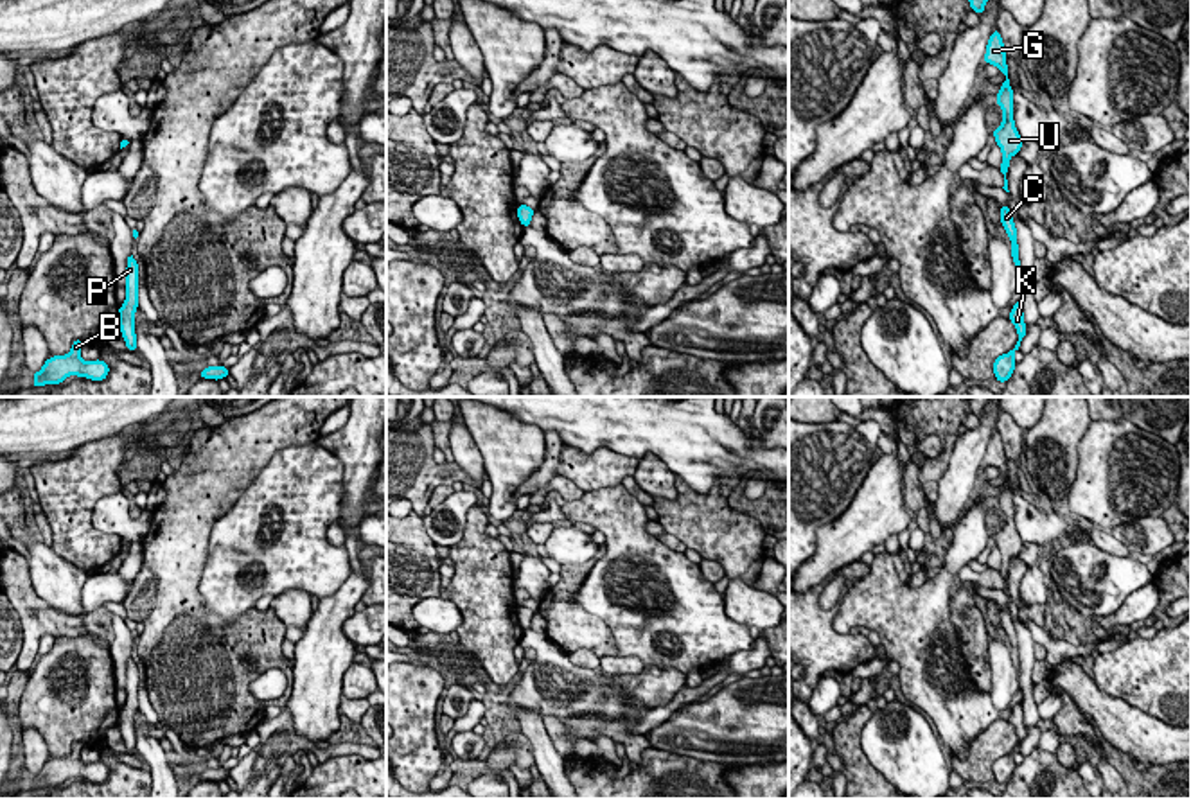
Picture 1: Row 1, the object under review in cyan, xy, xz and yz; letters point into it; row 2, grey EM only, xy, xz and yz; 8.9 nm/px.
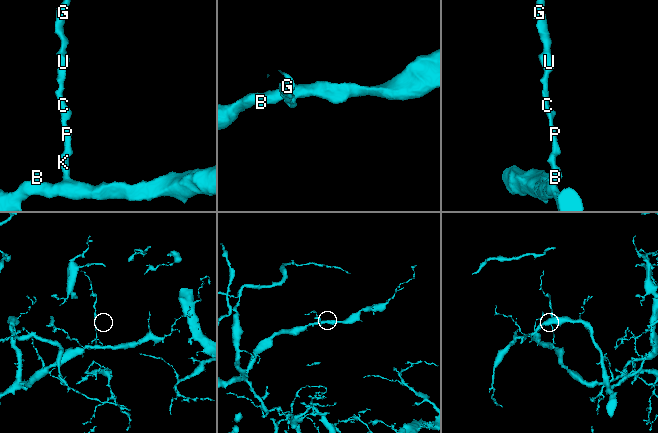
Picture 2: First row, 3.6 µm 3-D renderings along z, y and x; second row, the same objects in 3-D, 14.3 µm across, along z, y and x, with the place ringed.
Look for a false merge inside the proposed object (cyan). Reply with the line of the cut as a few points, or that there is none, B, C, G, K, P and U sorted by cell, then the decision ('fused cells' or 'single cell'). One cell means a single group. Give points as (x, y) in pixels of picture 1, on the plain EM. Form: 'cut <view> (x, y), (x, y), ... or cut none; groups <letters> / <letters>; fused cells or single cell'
cut none; groups B C G K P U; single cell

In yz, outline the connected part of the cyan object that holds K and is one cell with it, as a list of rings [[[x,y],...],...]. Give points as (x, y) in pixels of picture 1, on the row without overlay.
[[[1022,702],[1017,704],[1013,709],[1011,709],[1011,715],[1008,718],[1008,722],[1015,727],[1017,731],[1017,736],[1019,736],[1019,743],[1017,747],[1008,754],[1008,756],[1002,756],[999,758],[995,763],[993,763],[993,777],[999,785],[1006,785],[1011,777],[1013,777],[1013,772],[1015,772],[1015,759],[1013,756],[1019,752],[1020,749],[1020,743],[1024,742],[1024,738],[1028,736],[1028,731],[1026,731],[1026,725],[1022,722],[1024,718],[1024,713],[1022,713]]]

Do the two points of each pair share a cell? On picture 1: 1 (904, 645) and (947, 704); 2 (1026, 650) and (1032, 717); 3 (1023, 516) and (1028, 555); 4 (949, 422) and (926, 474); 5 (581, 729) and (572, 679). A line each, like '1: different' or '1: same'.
1: same
2: same
3: different
4: same
5: different

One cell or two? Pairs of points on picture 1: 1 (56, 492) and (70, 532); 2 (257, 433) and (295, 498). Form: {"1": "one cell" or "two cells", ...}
{"1": "one cell", "2": "two cells"}

